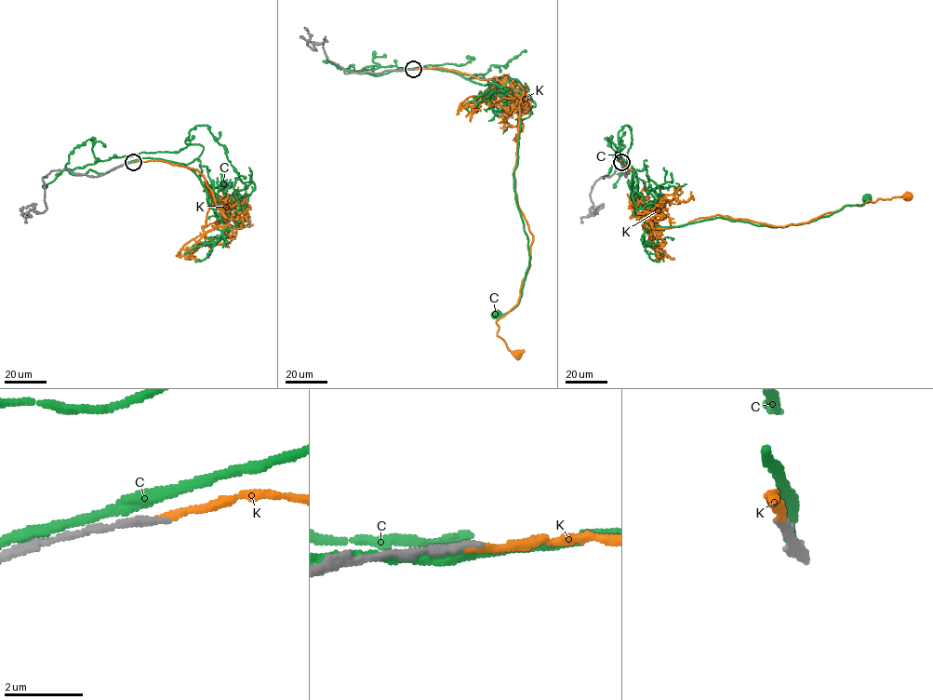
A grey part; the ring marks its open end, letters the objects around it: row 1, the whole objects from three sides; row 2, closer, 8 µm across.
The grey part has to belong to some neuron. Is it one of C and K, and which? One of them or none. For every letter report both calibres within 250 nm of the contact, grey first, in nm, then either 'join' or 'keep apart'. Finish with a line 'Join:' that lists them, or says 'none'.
C: 150/240 nm | keep apart
K: 240/160 nm | join
Join: K

